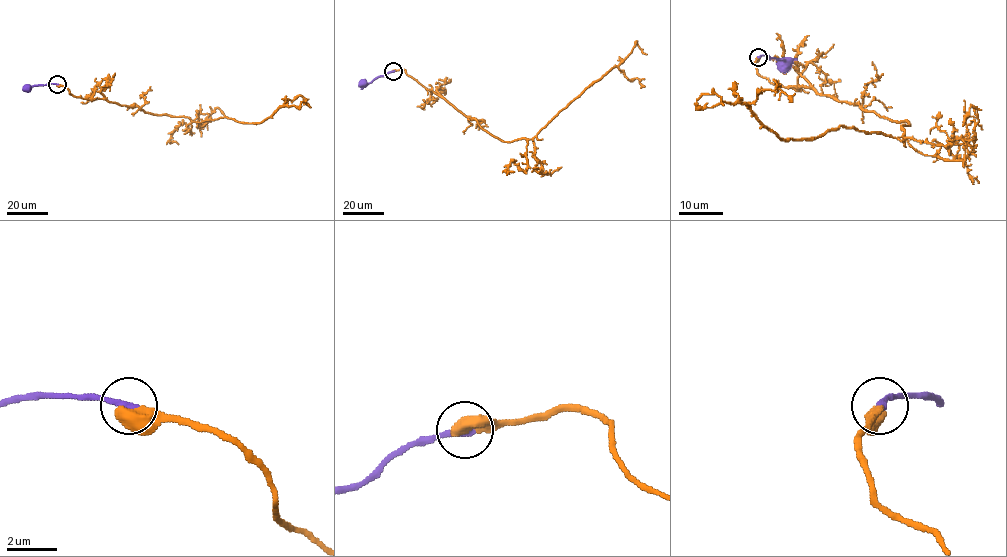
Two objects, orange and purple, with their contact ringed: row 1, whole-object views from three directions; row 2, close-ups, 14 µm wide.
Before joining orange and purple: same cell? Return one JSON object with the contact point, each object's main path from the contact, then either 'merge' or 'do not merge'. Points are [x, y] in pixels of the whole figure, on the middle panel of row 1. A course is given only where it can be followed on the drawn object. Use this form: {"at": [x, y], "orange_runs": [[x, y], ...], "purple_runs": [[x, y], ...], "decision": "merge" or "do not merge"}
{"at": [393, 71], "orange_runs": [[393, 70], [404, 69], [490, 134], [510, 142], [533, 138], [587, 88], [618, 65], [636, 42], [647, 54]], "purple_runs": [[393, 71], [369, 83], [363, 82]], "decision": "merge"}

